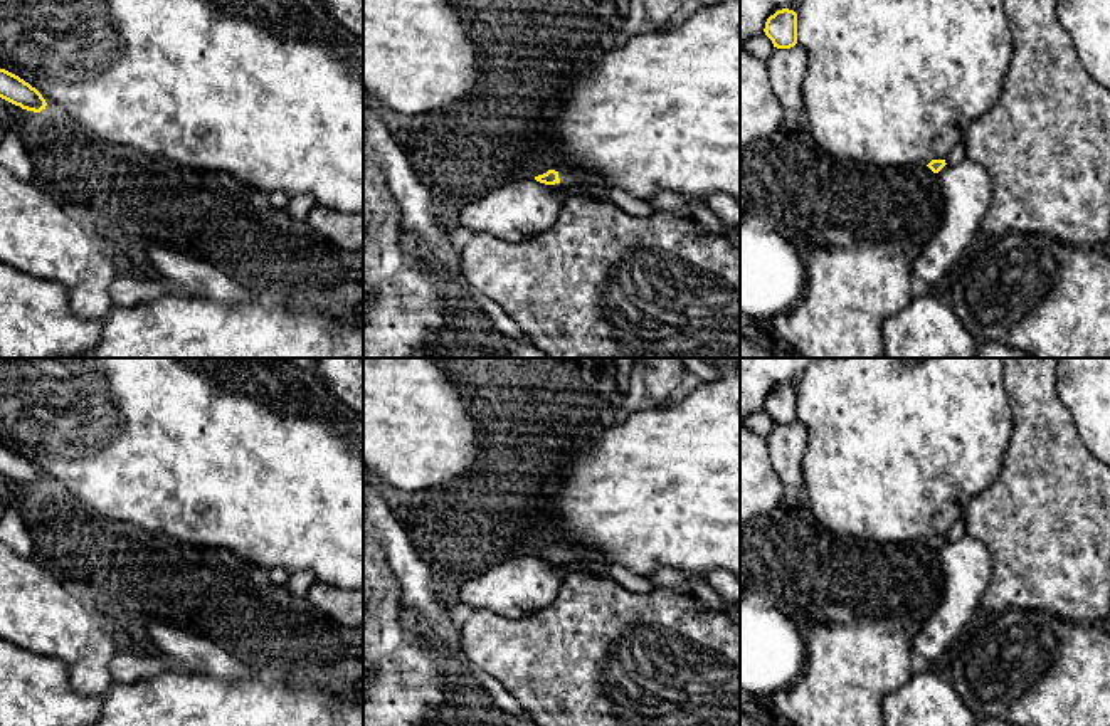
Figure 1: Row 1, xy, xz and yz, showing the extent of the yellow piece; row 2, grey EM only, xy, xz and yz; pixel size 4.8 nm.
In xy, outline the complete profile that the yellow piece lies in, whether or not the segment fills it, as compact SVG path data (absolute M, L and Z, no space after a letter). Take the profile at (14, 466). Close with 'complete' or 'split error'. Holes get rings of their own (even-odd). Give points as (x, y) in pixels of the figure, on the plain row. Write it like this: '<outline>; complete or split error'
M0 445L0 474L34 489L40 489L47 482L35 464L5 445Z; complete

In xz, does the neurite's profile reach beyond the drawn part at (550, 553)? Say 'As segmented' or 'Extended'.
Extended

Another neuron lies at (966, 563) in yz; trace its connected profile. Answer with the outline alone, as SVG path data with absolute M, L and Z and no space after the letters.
M965 534L950 543L945 541L937 556L944 573L944 597L938 608L930 615L922 630L912 639L912 652L925 657L932 666L947 652L955 642L972 615L980 607L980 597L992 575L992 561L982 541Z

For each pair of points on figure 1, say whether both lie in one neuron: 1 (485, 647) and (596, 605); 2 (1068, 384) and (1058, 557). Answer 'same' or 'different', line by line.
1: same
2: different

